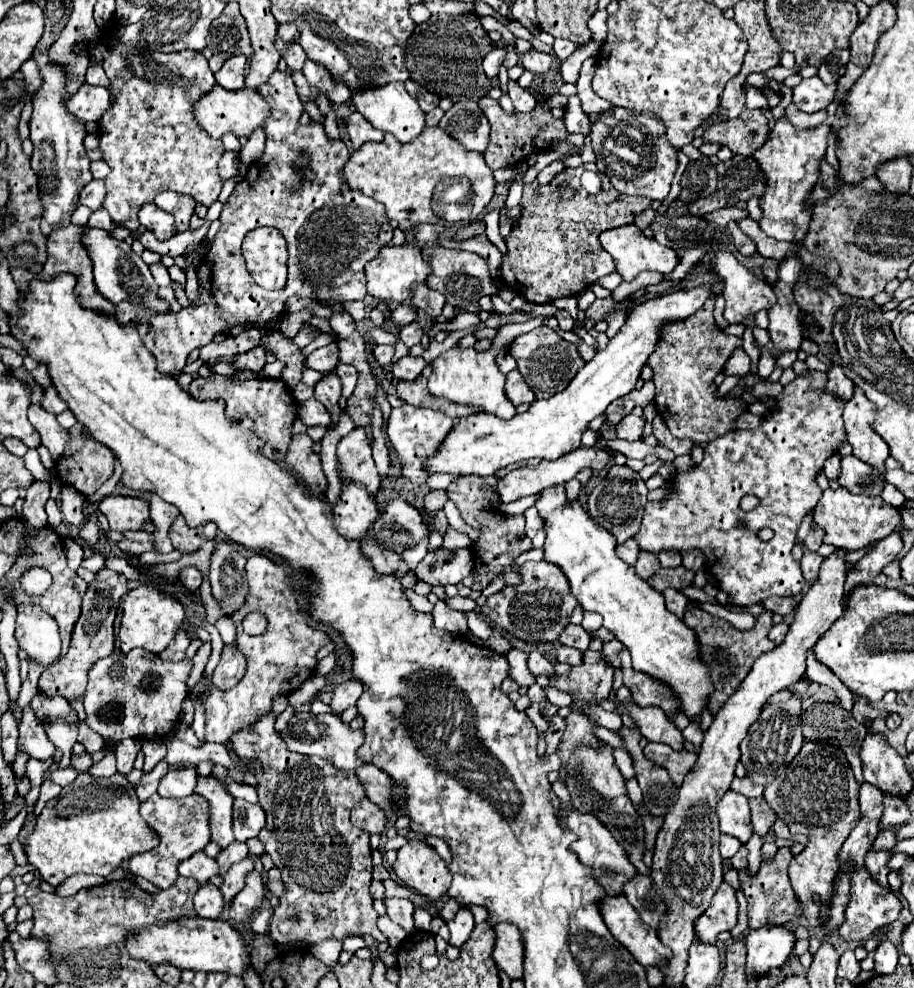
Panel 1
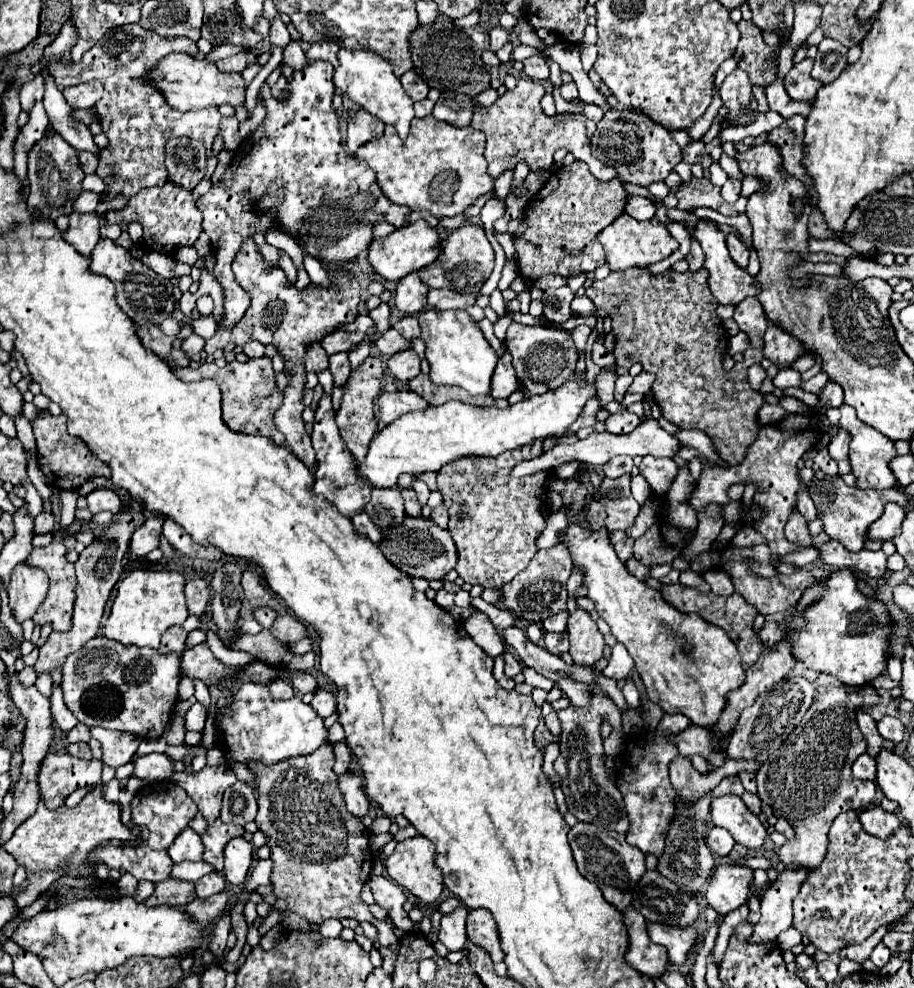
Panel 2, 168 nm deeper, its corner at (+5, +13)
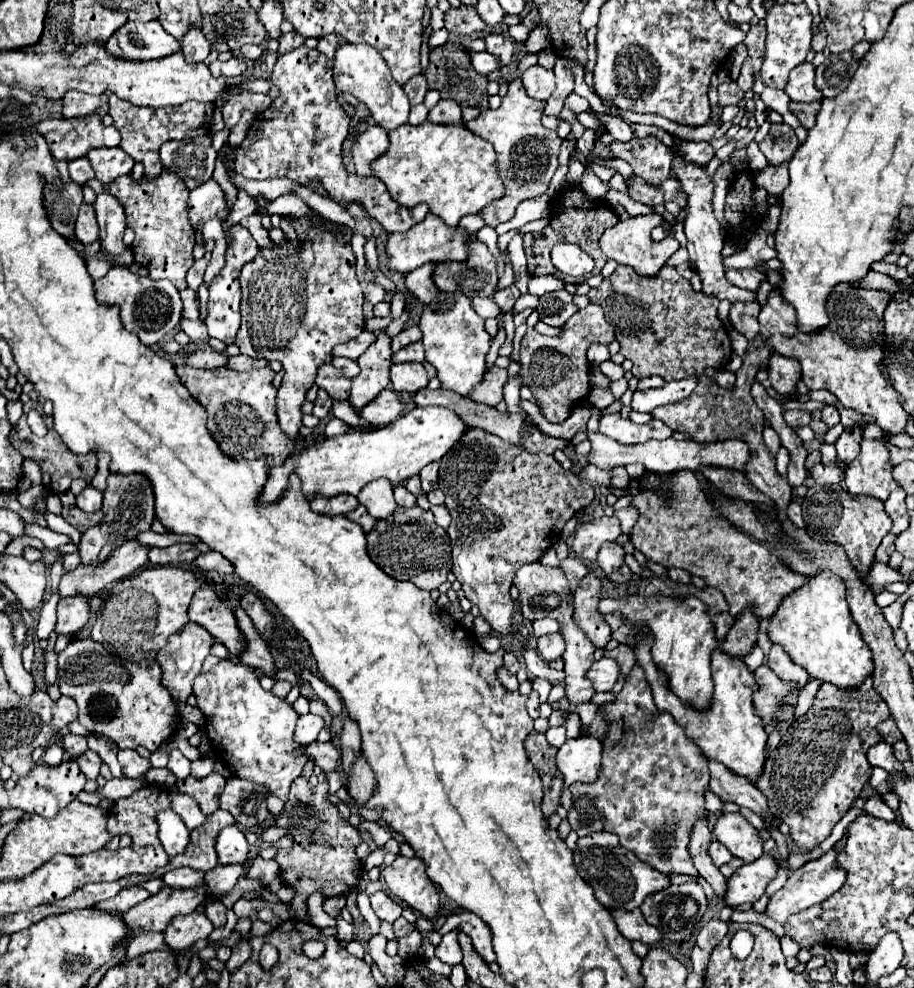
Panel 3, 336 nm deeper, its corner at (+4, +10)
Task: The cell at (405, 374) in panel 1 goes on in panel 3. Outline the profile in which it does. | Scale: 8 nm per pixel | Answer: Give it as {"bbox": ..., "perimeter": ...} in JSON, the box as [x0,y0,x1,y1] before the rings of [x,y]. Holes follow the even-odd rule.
{"bbox":[390,364,428,394],"perimeter":[[[392,364],[390,368],[392,388],[396,392],[416,394],[418,390],[428,386],[428,374],[422,364]]]}

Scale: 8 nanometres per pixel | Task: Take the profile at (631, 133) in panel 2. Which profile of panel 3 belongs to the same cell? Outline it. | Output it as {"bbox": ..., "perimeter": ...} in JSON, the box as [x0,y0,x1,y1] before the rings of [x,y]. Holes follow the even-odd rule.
{"bbox":[612,136,674,186],"perimeter":[[[654,136],[634,138],[626,144],[614,142],[612,152],[616,152],[618,158],[626,160],[632,166],[634,174],[652,186],[658,186],[664,178],[670,176],[674,154]]]}

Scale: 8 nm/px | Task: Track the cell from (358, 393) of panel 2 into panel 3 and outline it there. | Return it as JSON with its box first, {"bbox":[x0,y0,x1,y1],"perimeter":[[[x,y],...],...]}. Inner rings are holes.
{"bbox":[350,332,392,412],"perimeter":[[[386,332],[378,334],[378,340],[360,356],[360,374],[352,378],[350,406],[358,412],[374,396],[378,396],[390,384],[390,366],[392,366],[392,338]]]}

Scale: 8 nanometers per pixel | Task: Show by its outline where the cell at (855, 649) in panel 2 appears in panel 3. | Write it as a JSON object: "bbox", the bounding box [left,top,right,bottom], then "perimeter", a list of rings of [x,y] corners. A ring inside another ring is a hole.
{"bbox":[768,570,872,688],"perimeter":[[[818,570],[816,574],[808,576],[802,588],[794,590],[790,596],[786,596],[780,602],[780,608],[770,618],[768,640],[772,644],[780,644],[786,650],[786,654],[792,658],[792,662],[802,666],[810,678],[820,678],[838,688],[856,688],[864,682],[866,676],[872,674],[870,648],[864,644],[858,626],[848,612],[844,584],[840,584],[840,580],[836,580],[836,574],[830,570]]]}

